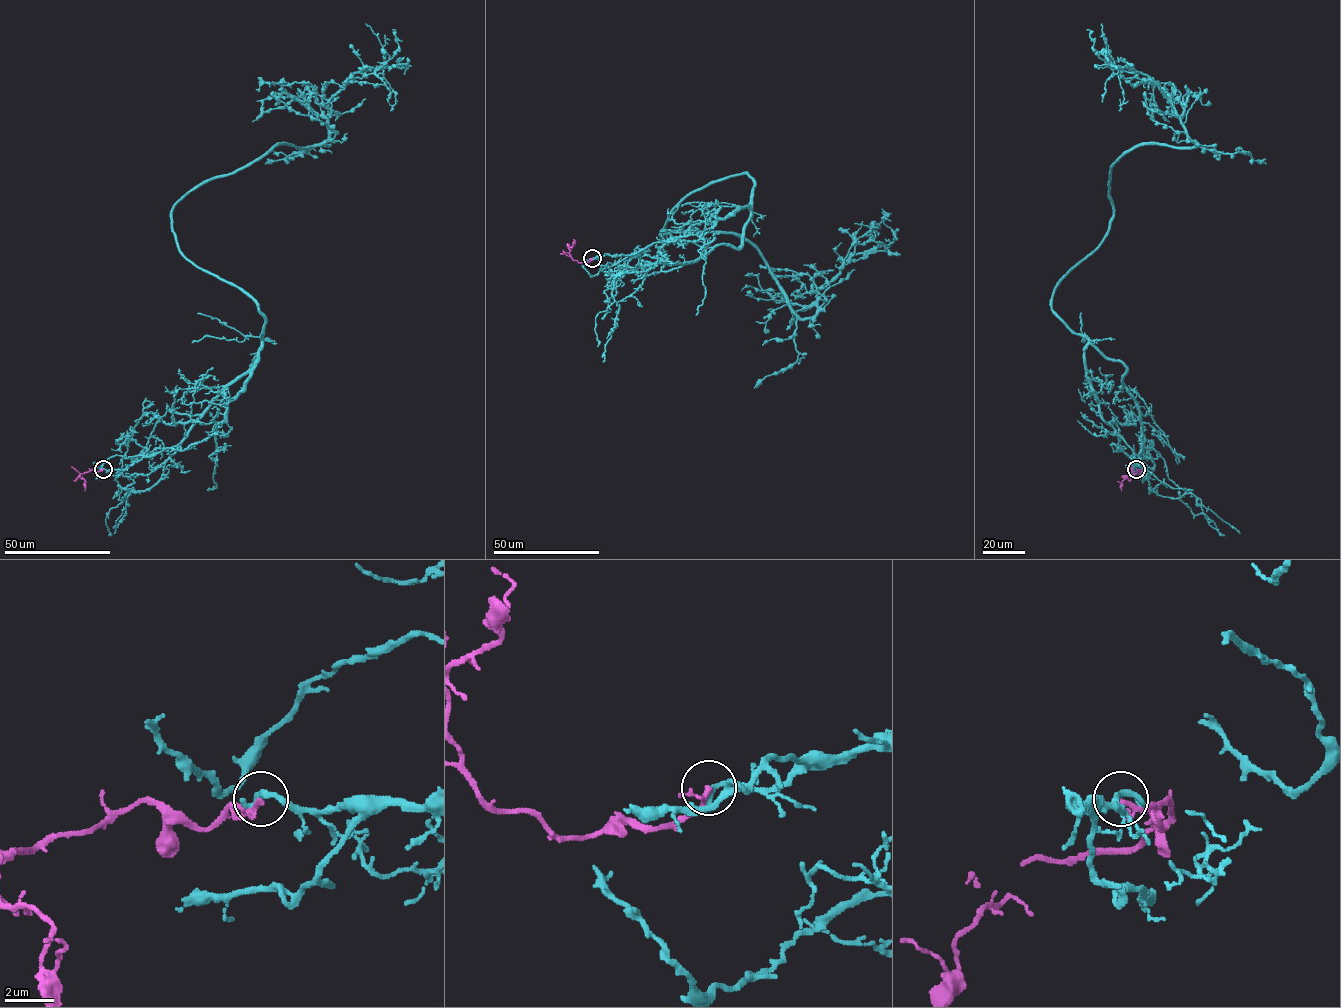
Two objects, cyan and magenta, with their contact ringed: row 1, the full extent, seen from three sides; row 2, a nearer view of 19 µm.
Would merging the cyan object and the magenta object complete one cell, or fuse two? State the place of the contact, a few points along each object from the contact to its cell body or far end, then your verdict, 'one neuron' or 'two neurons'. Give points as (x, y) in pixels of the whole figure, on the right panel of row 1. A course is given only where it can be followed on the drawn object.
(1136, 469) | cyan via (1136, 469), (1052, 297), (1106, 234), (1112, 166), (1196, 145), (1086, 30) | magenta via (1136, 469), (1141, 470), (1128, 474), (1122, 481), (1121, 491) | two neurons

